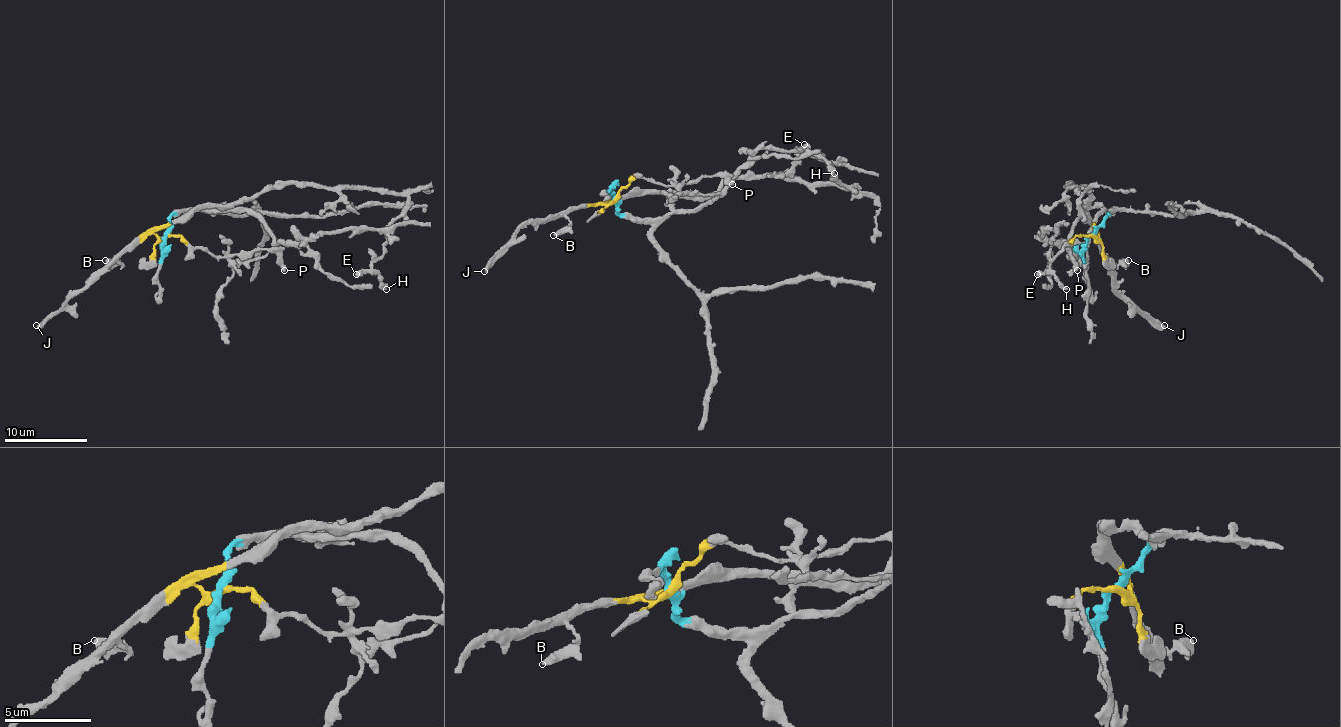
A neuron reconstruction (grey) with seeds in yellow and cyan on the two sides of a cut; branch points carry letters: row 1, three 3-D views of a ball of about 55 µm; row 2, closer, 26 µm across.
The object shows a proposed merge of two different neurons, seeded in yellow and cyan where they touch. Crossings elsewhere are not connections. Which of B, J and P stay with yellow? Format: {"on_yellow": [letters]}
{"on_yellow": ["B", "J", "P"]}

